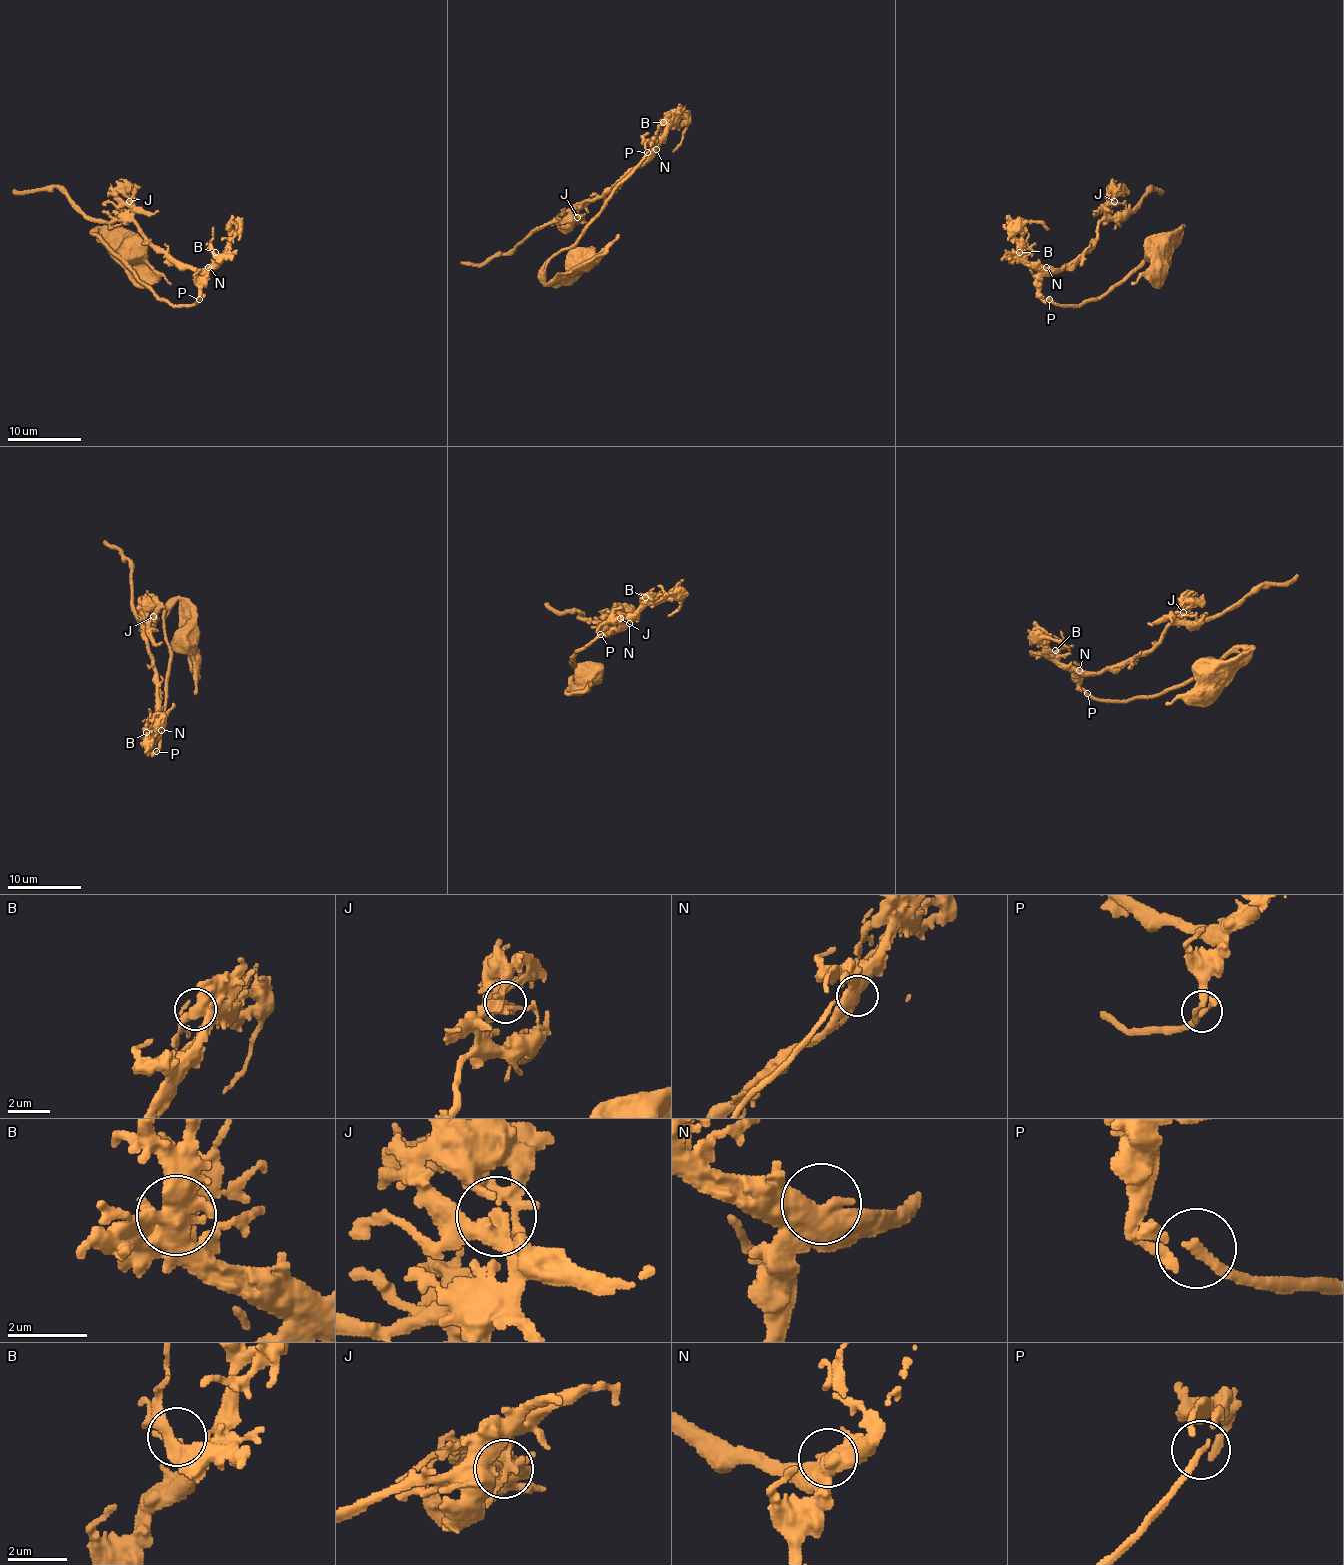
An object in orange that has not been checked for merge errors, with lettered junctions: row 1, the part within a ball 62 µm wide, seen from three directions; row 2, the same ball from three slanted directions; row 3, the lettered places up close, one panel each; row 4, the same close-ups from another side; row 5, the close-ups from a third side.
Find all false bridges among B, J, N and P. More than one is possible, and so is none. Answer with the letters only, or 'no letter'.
no letter

